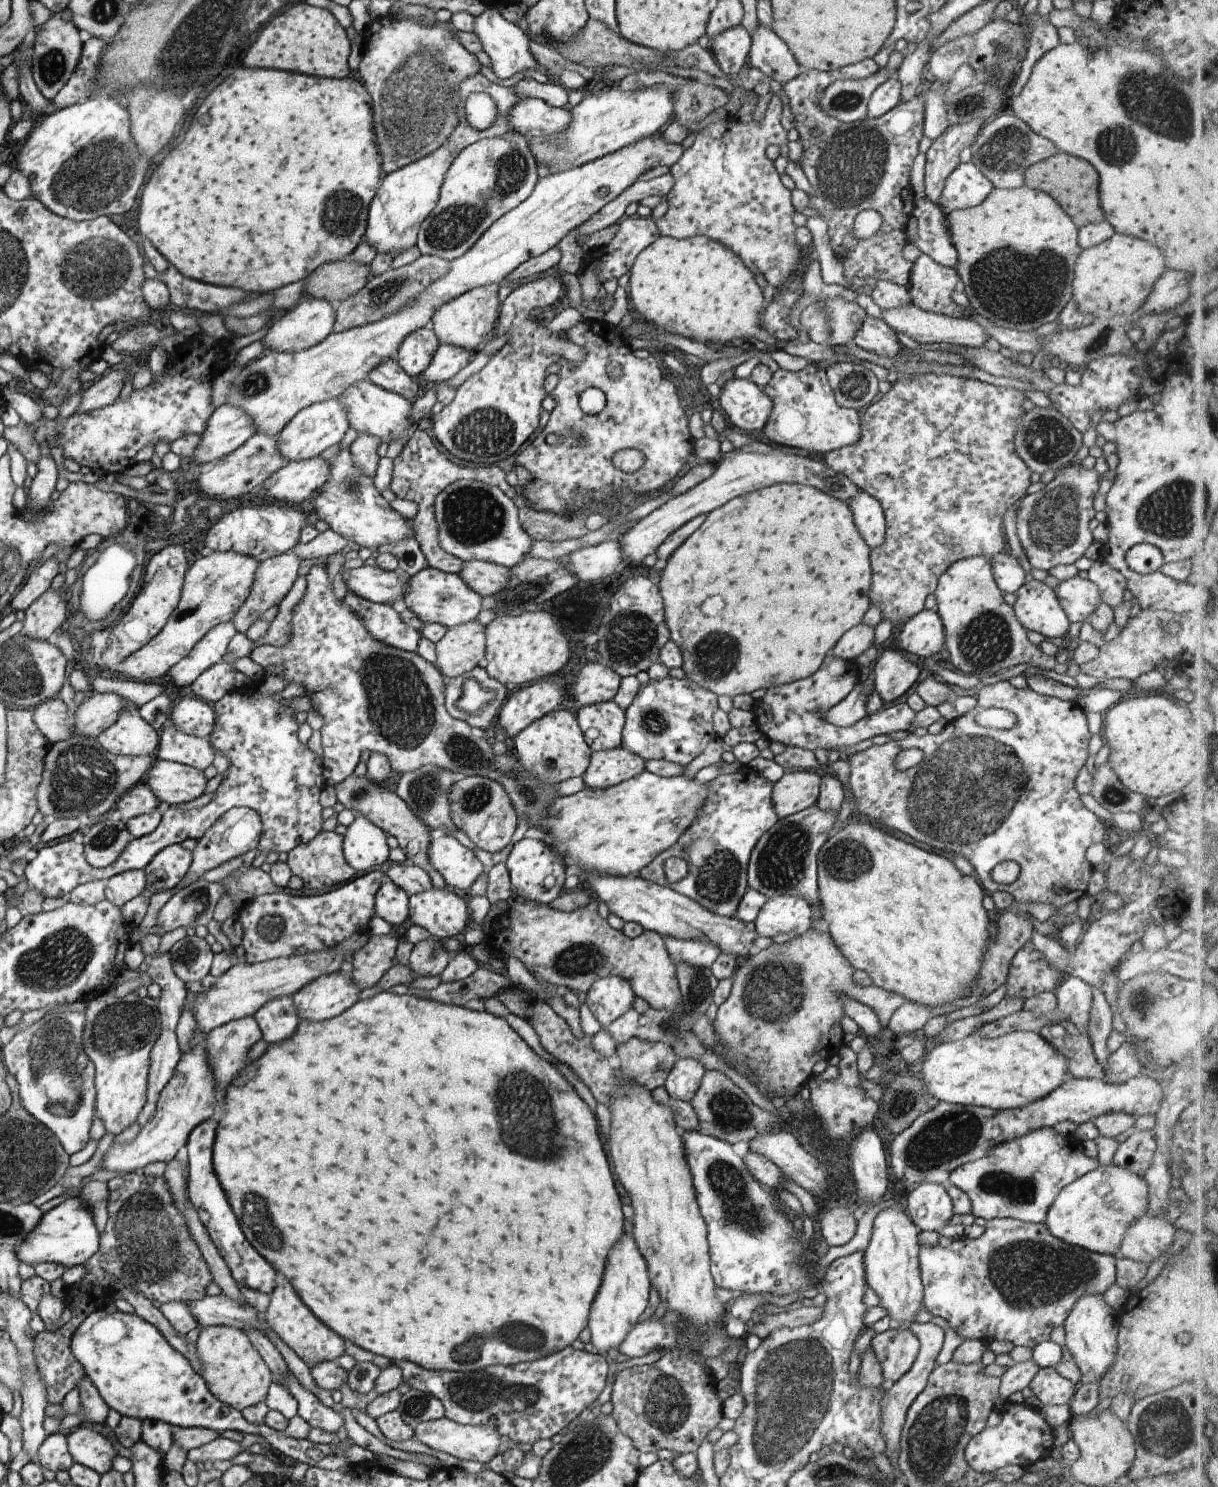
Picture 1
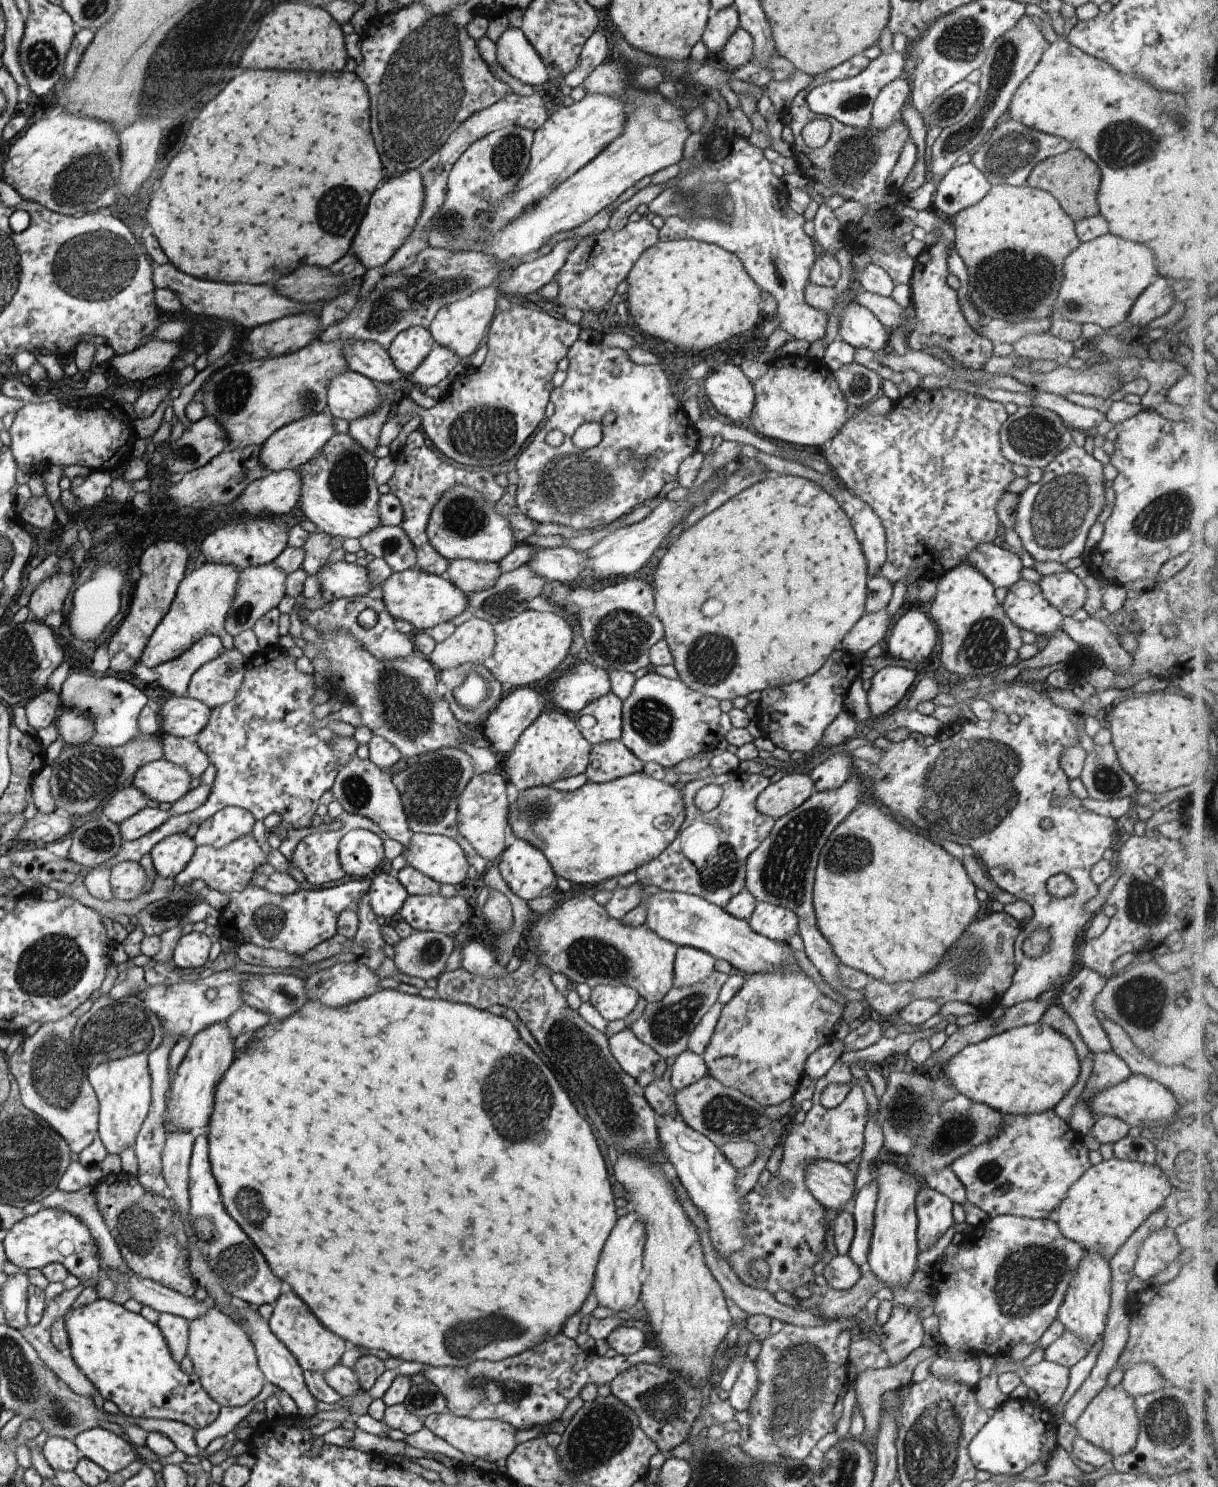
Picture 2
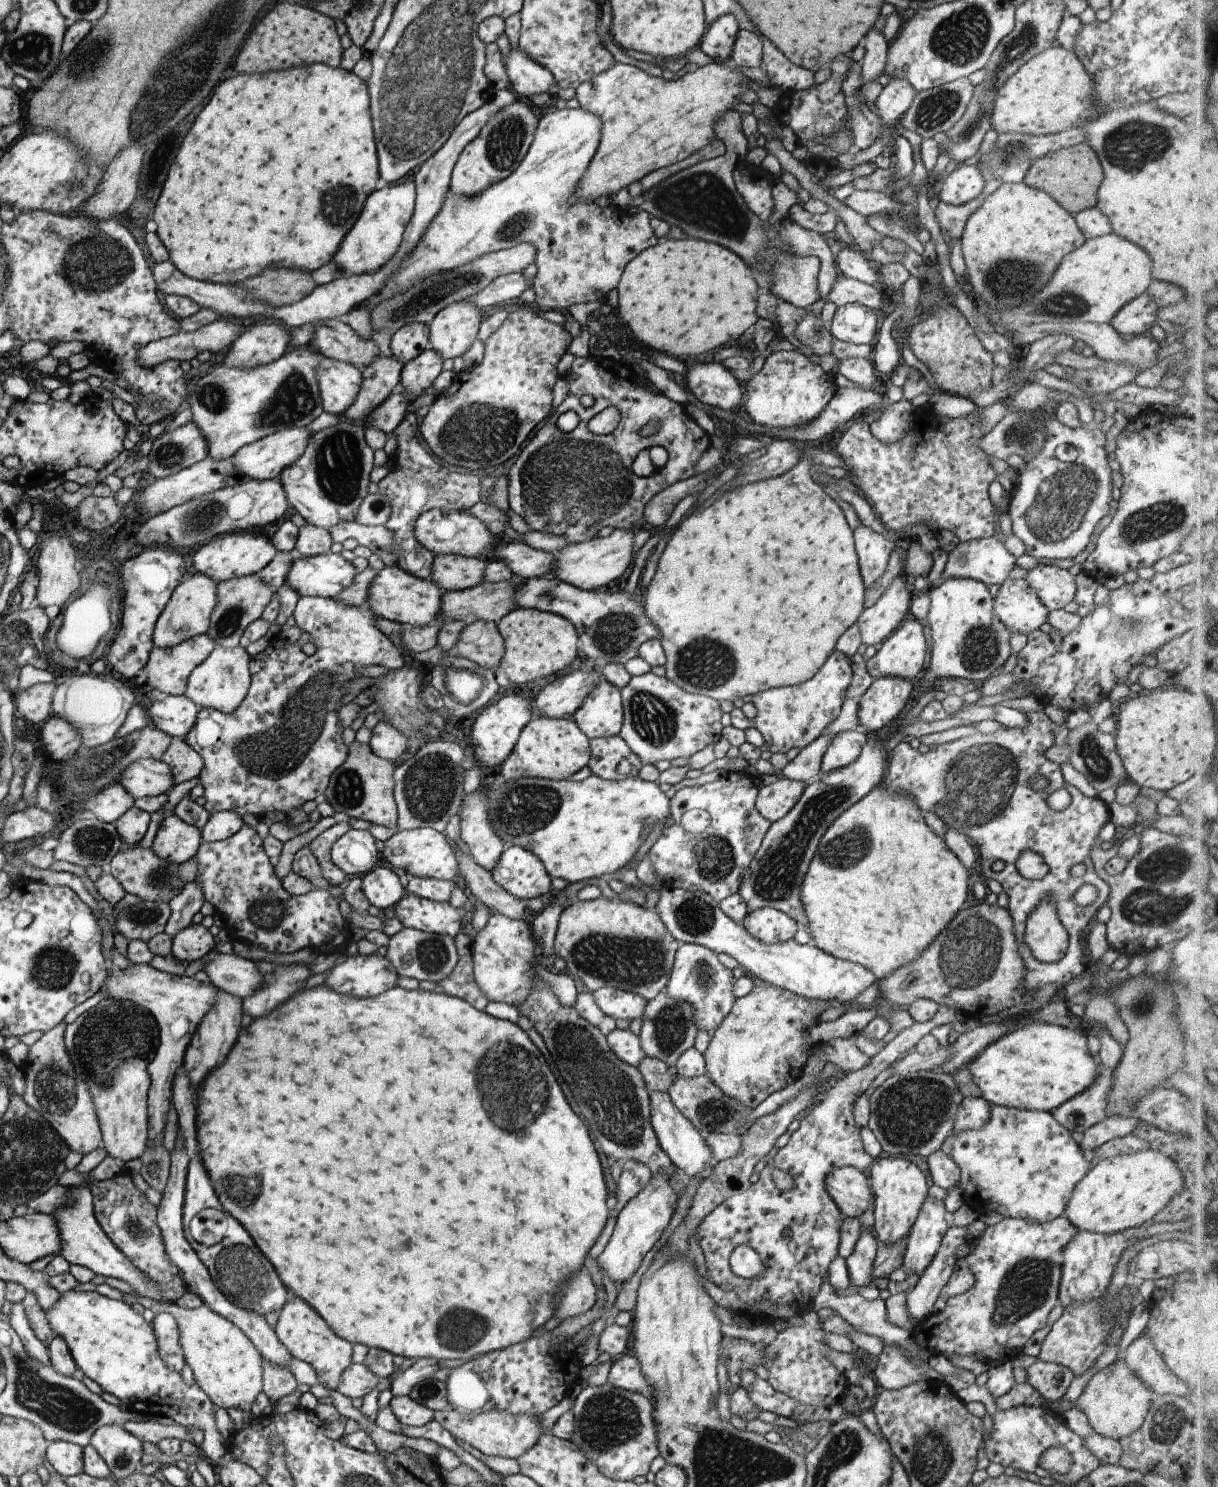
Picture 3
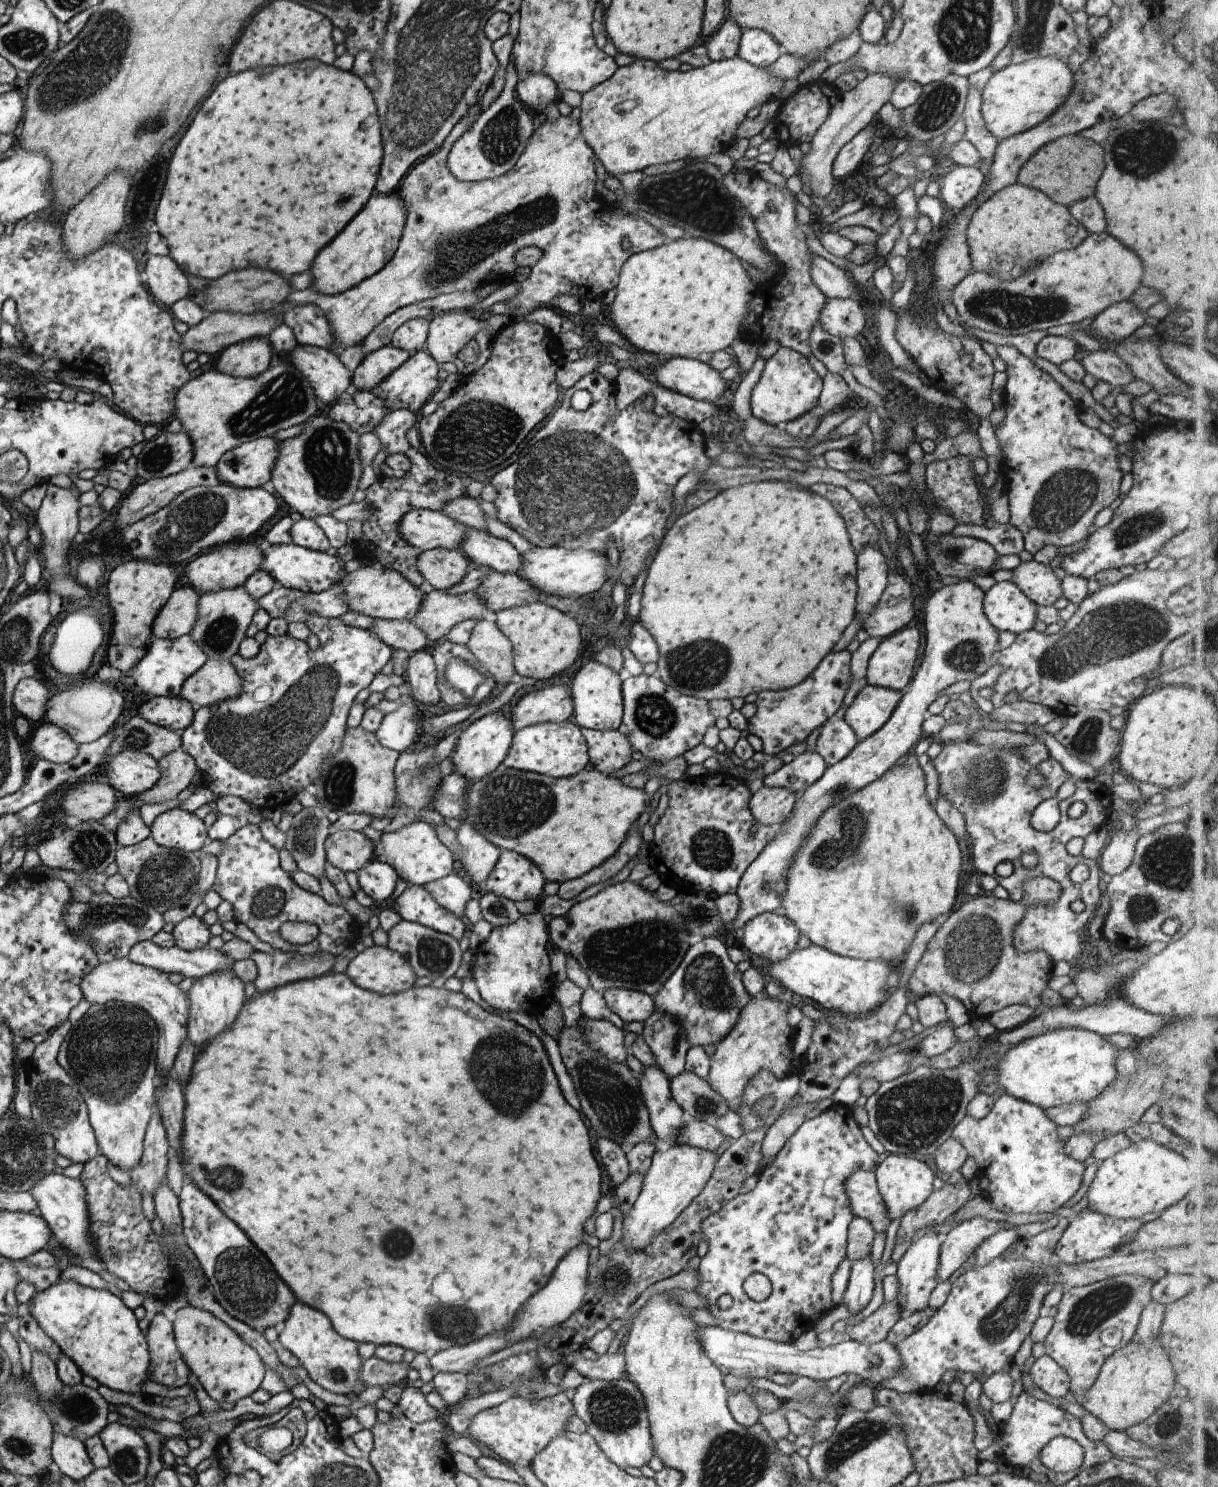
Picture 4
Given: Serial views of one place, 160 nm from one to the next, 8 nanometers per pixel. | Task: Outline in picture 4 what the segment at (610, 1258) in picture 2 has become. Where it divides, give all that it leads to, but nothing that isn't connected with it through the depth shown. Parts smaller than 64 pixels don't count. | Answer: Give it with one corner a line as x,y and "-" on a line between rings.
680,1143
652,1157
638,1199
623,1221
622,1241
631,1249
643,1249
651,1238
662,1232
703,1190
717,1165
715,1152

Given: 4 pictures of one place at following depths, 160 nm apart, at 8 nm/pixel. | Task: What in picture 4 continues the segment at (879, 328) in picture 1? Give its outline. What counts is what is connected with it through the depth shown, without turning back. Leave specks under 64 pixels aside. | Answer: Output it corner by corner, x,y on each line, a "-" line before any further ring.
831,298
822,305
818,323
832,336
861,338
866,326
864,310
857,300

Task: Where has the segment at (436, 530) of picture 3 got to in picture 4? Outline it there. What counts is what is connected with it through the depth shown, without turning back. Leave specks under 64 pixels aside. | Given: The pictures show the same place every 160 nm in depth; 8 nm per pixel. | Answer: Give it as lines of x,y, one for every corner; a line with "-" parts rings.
412,509
399,522
397,531
408,544
421,551
460,548
468,527
440,511

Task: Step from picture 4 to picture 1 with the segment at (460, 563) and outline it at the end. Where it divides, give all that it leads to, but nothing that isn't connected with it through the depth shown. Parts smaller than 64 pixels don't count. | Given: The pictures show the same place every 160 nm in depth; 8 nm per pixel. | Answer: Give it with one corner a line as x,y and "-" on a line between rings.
463,561
458,572
459,577
484,598
505,589
510,569
505,566
484,561

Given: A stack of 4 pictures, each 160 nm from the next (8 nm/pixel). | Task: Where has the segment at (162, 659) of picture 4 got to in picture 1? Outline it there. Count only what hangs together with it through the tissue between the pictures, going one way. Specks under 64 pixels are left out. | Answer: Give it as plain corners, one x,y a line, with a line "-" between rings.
232,621
215,626
187,657
177,662
167,672
174,680
174,684
186,692
187,688
199,677
199,674
224,660
234,634
236,634
236,627

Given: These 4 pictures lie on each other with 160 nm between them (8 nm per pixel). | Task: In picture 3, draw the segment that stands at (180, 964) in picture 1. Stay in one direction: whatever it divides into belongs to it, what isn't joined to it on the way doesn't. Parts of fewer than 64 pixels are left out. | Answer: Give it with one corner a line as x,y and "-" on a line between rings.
190,923
173,936
172,955
186,965
200,960
214,946
214,938
208,929
202,923

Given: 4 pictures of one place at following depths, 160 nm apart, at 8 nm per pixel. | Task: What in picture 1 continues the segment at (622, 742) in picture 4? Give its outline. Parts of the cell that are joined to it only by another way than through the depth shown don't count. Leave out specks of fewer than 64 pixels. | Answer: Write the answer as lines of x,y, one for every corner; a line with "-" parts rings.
623,746
593,751
587,772
582,776
588,787
605,789
640,774
646,761

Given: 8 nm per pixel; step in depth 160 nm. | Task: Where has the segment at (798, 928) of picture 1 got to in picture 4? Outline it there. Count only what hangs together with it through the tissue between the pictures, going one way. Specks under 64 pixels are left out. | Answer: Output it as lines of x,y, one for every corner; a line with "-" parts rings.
781,911
765,912
745,924
737,943
749,951
750,957
775,963
786,958
796,948
800,935
794,921

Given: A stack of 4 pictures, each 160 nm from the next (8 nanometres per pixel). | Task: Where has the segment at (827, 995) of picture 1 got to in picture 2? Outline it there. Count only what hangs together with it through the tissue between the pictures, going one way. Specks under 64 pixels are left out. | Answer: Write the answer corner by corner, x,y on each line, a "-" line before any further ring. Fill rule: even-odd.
992,912
984,918
976,918
966,926
962,938
958,938
950,948
946,958
926,976
914,982
884,983
876,979
865,987
867,1009
878,1012
884,1020
896,1016
915,999
936,1000
938,1004
959,1001
978,1009
993,1009
1000,1003
1000,998
1008,990
1015,973
1015,938
1022,924
1006,912
-
801,969
756,972
744,980
738,993
723,1006
720,1018
702,1059
707,1075
724,1086
733,1087
761,1106
776,1106
794,1096
805,1076
806,1060
835,1037
833,1027
843,1016
844,1008
822,993
818,985

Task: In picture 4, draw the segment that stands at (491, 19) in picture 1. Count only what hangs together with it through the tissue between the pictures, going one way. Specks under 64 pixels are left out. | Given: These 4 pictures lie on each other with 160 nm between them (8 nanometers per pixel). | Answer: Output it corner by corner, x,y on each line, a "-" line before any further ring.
531,74
524,80
518,80
515,92
523,104
534,106
542,112
548,104
556,102
561,93
550,77
541,74

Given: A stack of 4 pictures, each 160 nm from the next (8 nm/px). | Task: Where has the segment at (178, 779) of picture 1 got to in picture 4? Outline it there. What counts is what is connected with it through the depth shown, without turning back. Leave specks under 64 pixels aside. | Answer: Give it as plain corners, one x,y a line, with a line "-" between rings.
128,749
107,757
101,772
108,776
118,794
129,799
151,789
161,775
159,763
152,755

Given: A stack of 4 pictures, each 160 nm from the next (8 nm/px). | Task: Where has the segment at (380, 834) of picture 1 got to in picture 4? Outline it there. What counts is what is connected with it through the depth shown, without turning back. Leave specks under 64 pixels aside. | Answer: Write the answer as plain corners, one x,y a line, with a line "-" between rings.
334,831
325,840
325,858
327,864
345,873
360,870
361,866
374,859
373,841
362,831

